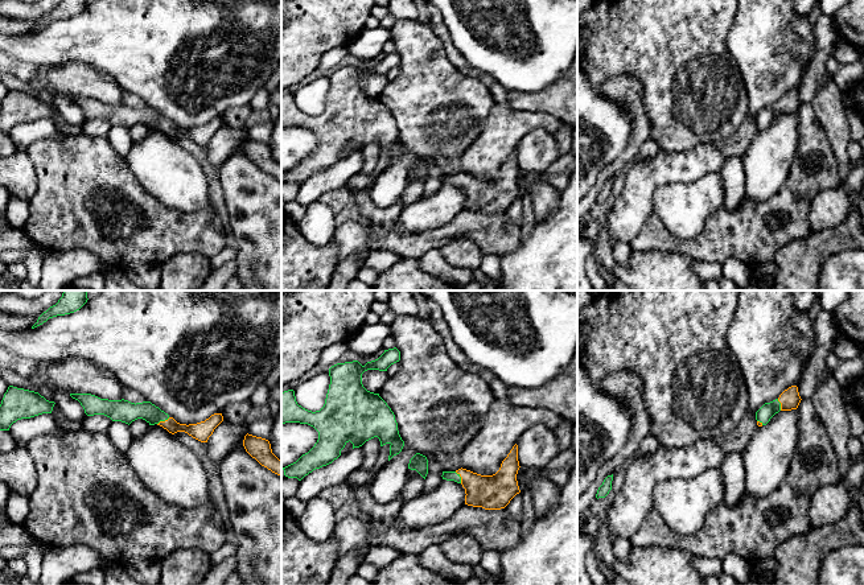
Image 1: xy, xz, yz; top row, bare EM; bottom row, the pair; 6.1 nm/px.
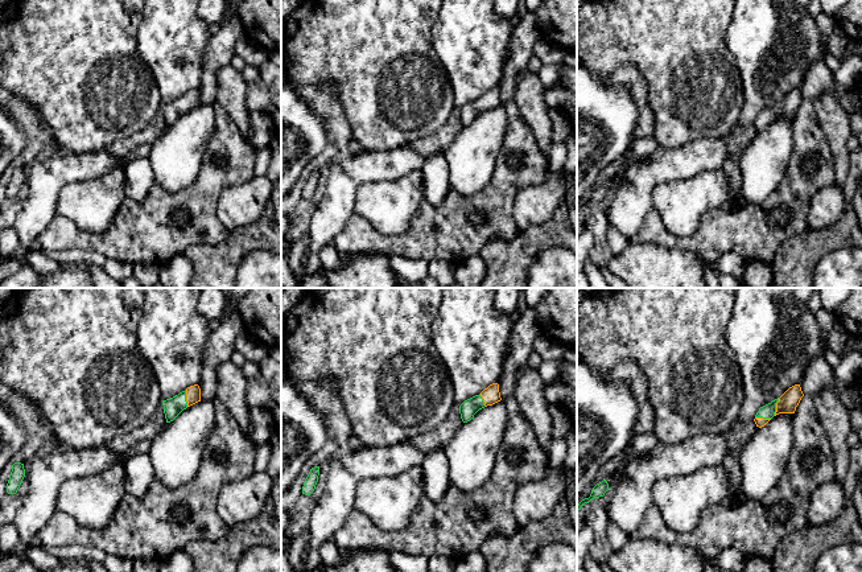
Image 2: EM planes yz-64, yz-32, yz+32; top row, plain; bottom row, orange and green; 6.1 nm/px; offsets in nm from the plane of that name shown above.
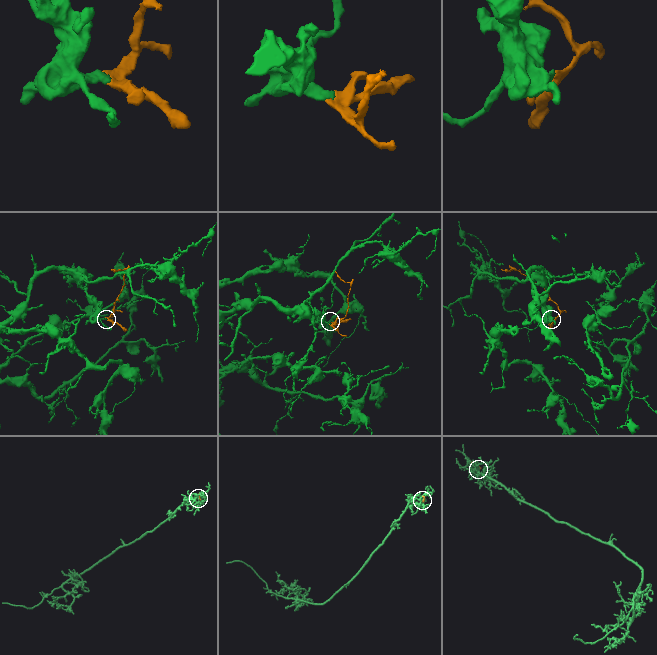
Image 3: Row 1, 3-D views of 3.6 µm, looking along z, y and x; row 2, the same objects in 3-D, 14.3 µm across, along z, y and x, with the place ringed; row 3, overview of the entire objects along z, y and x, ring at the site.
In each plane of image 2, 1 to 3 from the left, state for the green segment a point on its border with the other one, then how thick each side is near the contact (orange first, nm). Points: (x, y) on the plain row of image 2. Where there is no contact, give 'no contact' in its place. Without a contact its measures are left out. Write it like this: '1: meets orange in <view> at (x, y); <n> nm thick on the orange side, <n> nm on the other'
1: meets orange in yz-64 at (186, 102); 100 nm thick on the orange side, 110 nm on the other
2: meets orange in yz-32 at (483, 105); 110 nm thick on the orange side, 100 nm on the other
3: meets orange in yz+32 at (776, 111); 120 nm thick on the orange side, 90 nm on the other

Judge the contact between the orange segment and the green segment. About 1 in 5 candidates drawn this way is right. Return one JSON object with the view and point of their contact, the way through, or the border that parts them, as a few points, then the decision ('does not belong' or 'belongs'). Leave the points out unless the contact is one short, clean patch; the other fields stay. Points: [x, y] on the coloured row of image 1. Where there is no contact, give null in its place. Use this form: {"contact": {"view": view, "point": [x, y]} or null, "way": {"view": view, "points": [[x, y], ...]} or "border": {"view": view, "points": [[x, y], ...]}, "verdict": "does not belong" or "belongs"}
{"contact": {"view": "xz", "point": [460, 476]}, "way": {"view": "xz", "points": [[494, 491], [482, 491], [460, 476], [449, 476]]}, "verdict": "belongs"}

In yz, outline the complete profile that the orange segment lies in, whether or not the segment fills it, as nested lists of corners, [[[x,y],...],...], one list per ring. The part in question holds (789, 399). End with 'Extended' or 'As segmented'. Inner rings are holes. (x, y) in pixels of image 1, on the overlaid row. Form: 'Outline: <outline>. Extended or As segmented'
Outline: [[[791,386],[787,390],[785,390],[778,399],[765,403],[757,412],[756,412],[756,420],[757,425],[762,427],[766,425],[770,419],[778,413],[779,411],[791,411],[797,409],[801,403],[801,396],[798,392],[797,386]]]. Extended

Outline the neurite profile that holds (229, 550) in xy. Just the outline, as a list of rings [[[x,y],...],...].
[[[225,541],[225,544],[217,549],[214,553],[210,555],[211,565],[217,565],[223,560],[235,556],[236,553],[236,544],[234,541]]]

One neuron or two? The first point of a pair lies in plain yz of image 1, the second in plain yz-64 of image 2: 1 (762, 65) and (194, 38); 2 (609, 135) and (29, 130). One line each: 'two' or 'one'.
1: one
2: two

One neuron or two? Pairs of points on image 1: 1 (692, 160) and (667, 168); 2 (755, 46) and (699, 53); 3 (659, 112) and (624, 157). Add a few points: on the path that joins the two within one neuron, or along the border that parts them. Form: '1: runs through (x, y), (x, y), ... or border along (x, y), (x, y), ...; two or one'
1: runs through (686, 167), (674, 167); one
2: border along (732, 19), (727, 36), (727, 49), (741, 77); two
3: border along (641, 95), (641, 103), (650, 127), (650, 137); two

